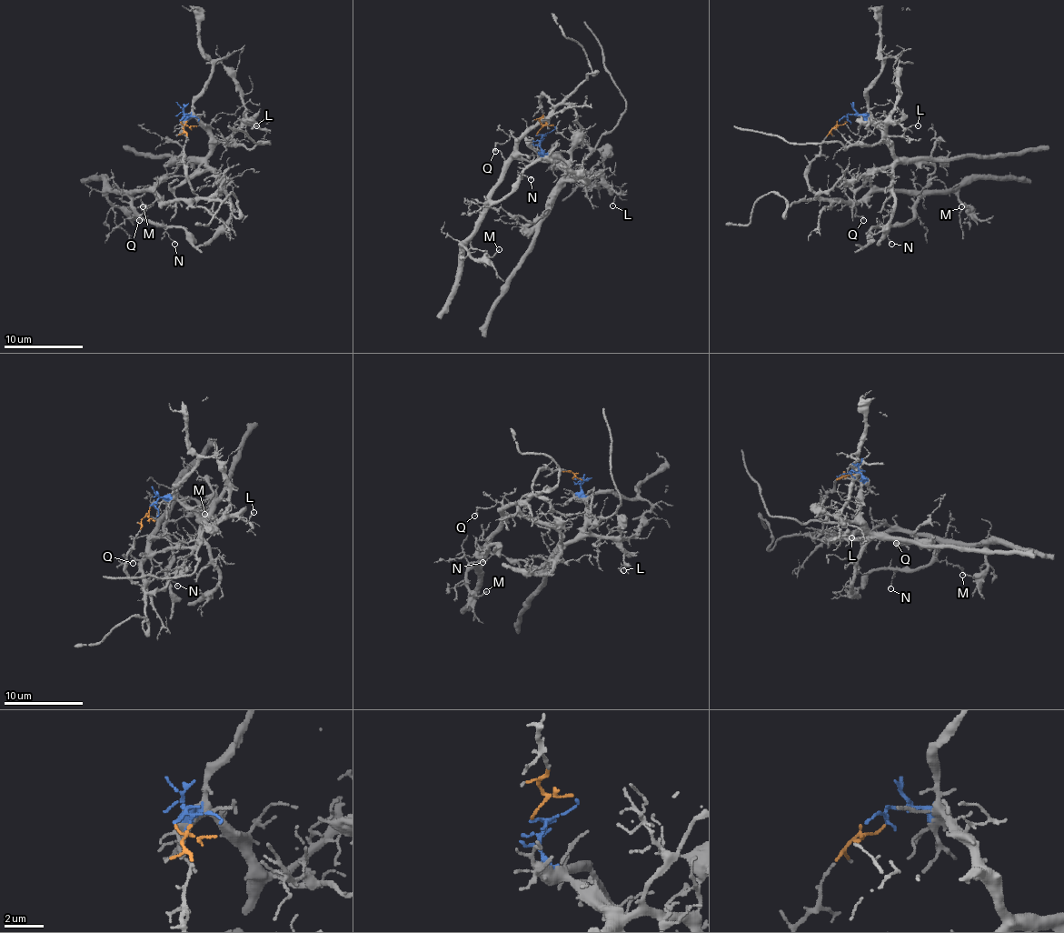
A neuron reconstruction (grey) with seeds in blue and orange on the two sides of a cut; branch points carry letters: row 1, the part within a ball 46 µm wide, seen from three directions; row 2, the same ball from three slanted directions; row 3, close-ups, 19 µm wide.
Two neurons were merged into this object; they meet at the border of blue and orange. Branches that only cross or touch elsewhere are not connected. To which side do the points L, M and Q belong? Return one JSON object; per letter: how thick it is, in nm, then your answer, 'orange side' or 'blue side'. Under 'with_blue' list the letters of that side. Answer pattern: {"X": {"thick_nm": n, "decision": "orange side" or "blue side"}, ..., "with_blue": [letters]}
{"L": {"thick_nm": 90, "decision": "blue side"}, "M": {"thick_nm": 140, "decision": "orange side"}, "Q": {"thick_nm": 130, "decision": "orange side"}, "with_blue": ["L"]}

